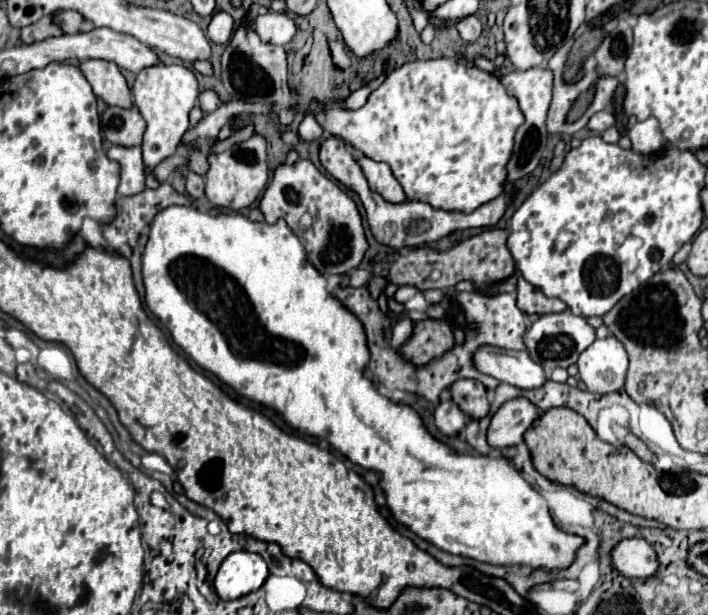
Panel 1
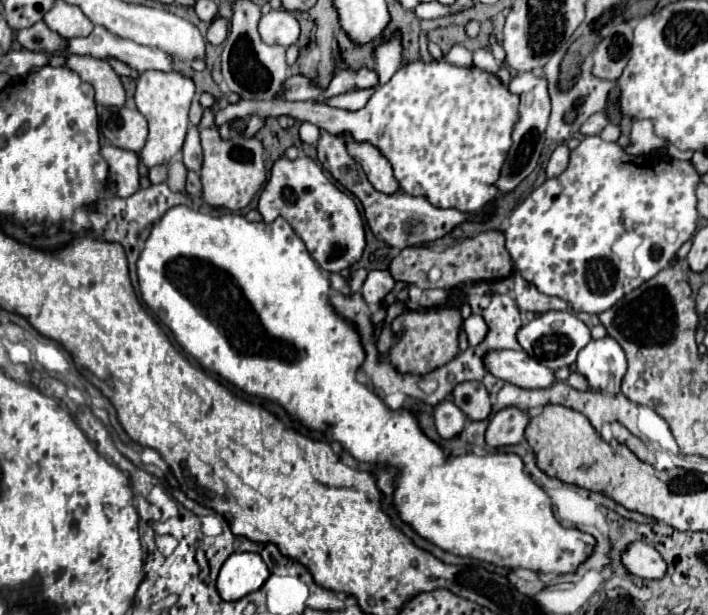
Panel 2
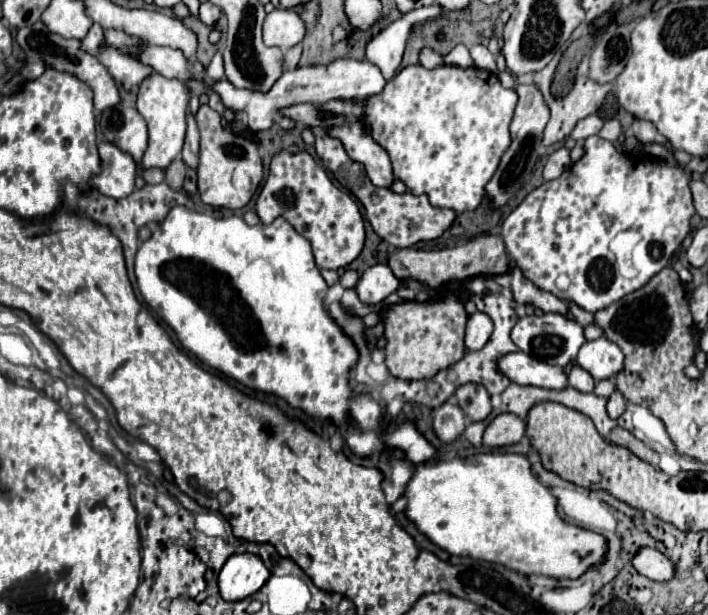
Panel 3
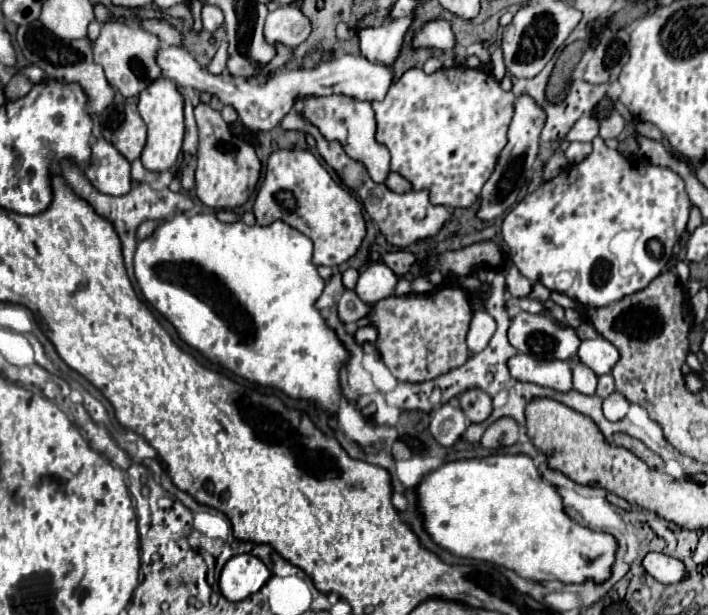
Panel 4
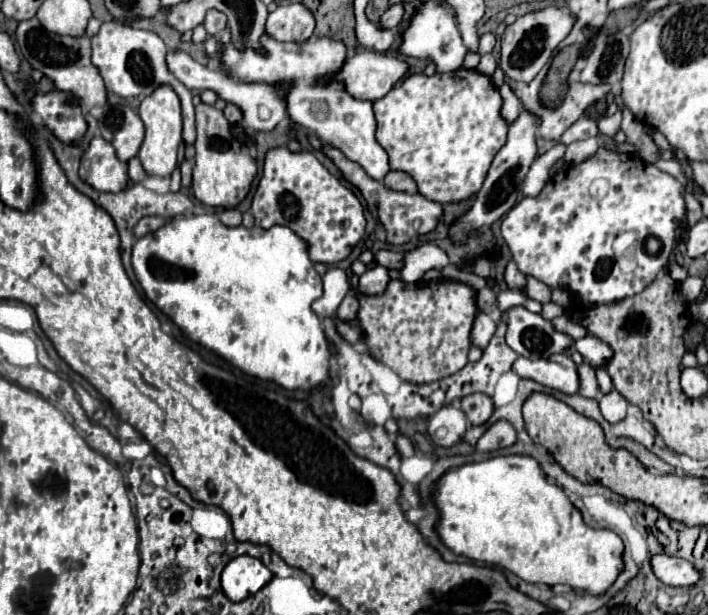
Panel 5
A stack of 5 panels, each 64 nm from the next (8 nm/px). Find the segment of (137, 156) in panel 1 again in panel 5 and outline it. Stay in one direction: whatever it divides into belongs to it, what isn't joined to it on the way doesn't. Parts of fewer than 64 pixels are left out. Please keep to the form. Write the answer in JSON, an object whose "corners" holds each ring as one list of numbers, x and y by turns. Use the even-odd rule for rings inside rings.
{"corners":[[94,136,88,150,80,158,80,180,98,192,120,192,128,184,126,164,116,160,112,144,102,136]]}

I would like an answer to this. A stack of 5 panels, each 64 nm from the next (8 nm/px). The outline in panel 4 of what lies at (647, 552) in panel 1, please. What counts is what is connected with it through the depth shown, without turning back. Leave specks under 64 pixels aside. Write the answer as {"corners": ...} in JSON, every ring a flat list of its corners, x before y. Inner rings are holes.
{"corners":[[650,552,650,554,646,554,642,564,644,564,646,572,662,584,678,584,678,582,688,578,684,562,680,562,678,558,666,556,666,554]]}

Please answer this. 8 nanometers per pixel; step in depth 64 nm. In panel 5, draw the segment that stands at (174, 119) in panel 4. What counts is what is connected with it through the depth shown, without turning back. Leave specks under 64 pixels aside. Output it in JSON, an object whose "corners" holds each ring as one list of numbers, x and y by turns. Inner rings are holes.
{"corners":[[160,86,156,92,146,96,140,104,140,118,146,126,146,136,138,150,142,168,148,176,168,178,178,164,178,144,182,140,182,114,176,92,170,86]]}

